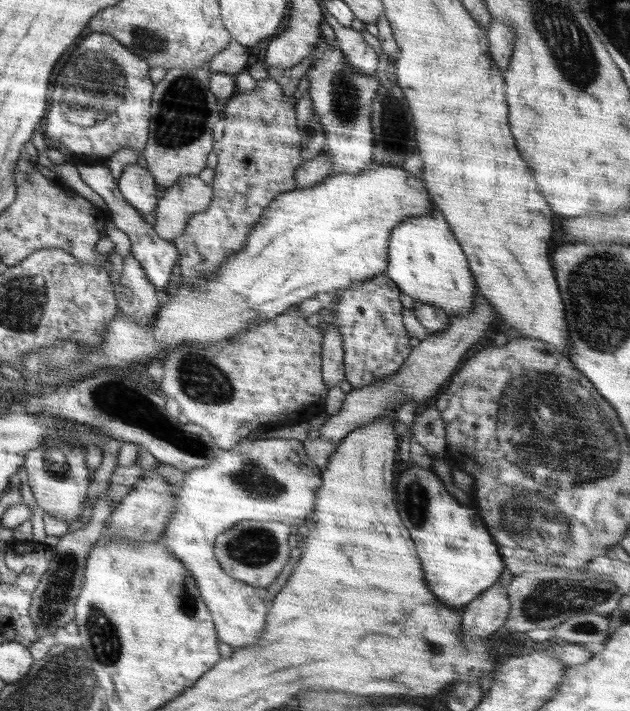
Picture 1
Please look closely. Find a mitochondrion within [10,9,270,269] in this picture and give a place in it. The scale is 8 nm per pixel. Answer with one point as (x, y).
(94, 84)

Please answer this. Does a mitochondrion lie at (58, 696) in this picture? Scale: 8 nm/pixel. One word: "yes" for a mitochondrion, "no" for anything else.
yes

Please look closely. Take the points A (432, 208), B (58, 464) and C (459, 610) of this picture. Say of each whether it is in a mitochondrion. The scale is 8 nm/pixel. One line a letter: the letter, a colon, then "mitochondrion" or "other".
A: other
B: mitochondrion
C: other

